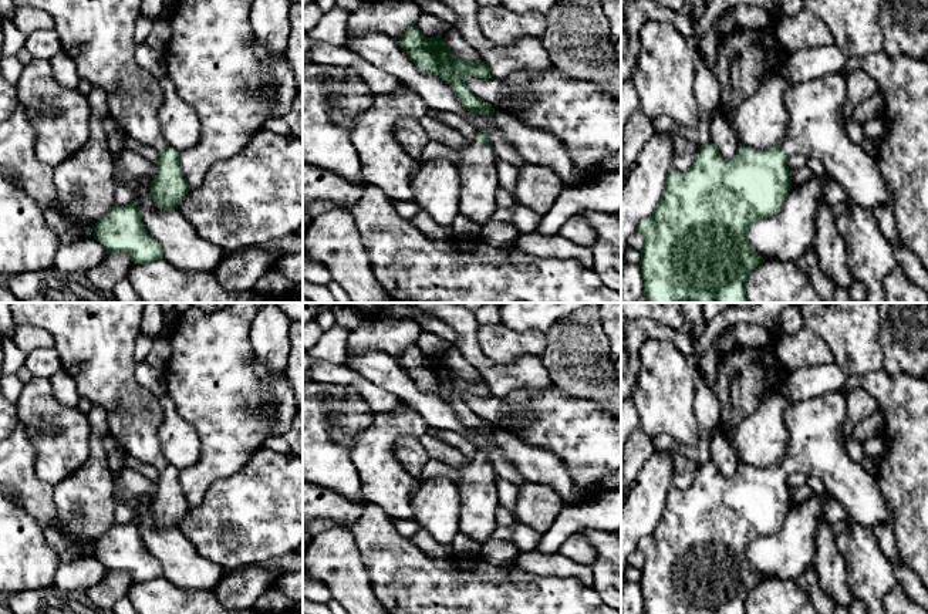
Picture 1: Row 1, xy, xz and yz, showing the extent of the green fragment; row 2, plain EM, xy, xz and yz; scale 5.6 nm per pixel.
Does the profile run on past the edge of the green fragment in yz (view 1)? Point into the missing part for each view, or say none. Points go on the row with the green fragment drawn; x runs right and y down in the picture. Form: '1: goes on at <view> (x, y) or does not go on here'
1: goes on at yz (816, 130)

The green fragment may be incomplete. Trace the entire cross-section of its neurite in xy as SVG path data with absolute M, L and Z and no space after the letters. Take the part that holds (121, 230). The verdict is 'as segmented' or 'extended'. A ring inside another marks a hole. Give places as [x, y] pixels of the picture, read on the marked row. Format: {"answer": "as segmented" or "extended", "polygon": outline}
{"answer": "as segmented", "polygon": "M132 200L129 205L114 205L97 223L94 239L101 243L107 253L126 253L134 264L146 264L163 259L161 244L148 233L142 223L141 206Z"}

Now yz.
{"answer": "extended", "polygon": "M830 72L823 77L787 82L783 99L789 109L789 129L784 139L769 149L756 149L739 145L736 155L728 161L711 144L699 148L699 152L686 171L671 168L665 178L664 193L654 212L641 219L637 232L644 237L641 250L641 271L644 280L644 297L648 303L748 303L746 284L749 274L765 262L757 256L748 239L753 223L777 215L792 189L789 155L804 155L819 159L826 175L836 179L847 192L848 202L873 212L875 206L890 206L891 190L881 176L875 159L860 145L854 144L841 118L841 105L846 99L847 78L841 72Z"}

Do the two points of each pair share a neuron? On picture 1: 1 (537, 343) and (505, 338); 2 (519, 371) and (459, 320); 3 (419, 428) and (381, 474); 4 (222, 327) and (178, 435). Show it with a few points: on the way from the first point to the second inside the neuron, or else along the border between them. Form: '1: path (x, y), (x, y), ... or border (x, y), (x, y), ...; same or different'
1: path (529, 343), (513, 343); same
2: path (499, 371), (492, 371), (469, 348), (466, 340); same
3: path (402, 428), (398, 428), (381, 445), (381, 456); same
4: border (166, 394), (175, 410), (195, 429), (202, 448); different

